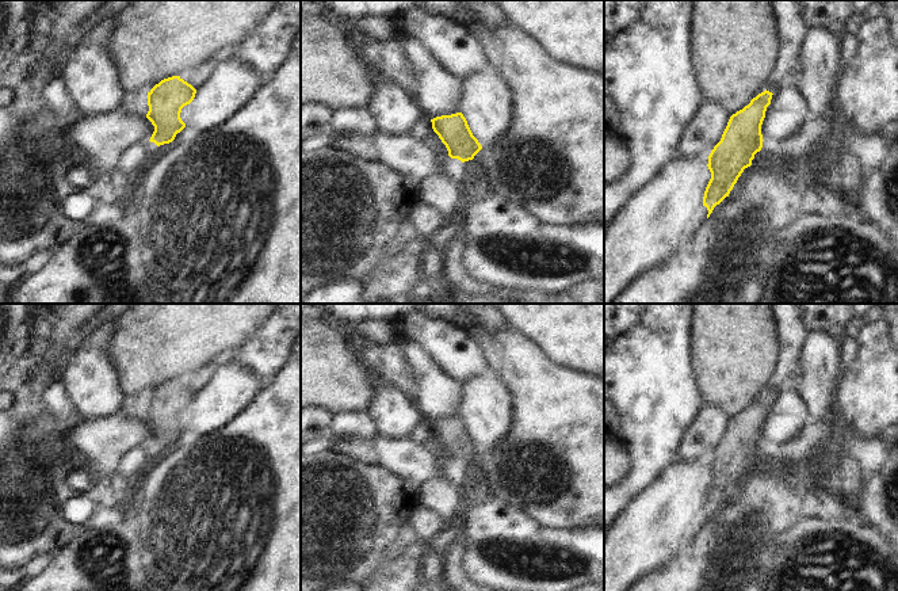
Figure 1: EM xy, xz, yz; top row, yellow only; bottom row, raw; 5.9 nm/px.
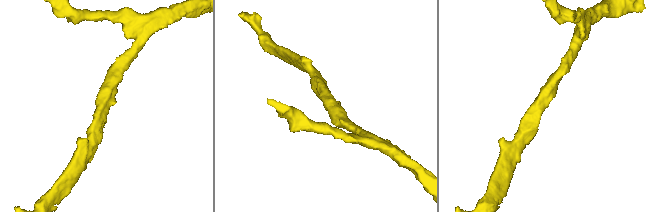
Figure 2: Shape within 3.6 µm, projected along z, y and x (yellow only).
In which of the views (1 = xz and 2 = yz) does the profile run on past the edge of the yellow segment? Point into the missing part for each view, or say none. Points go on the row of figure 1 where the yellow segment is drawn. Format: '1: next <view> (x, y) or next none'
1: next none
2: next none

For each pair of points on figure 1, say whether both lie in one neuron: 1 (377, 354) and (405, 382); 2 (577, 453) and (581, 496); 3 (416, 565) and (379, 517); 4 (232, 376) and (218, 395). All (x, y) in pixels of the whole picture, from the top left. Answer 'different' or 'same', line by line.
1: same
2: same
3: same
4: same

